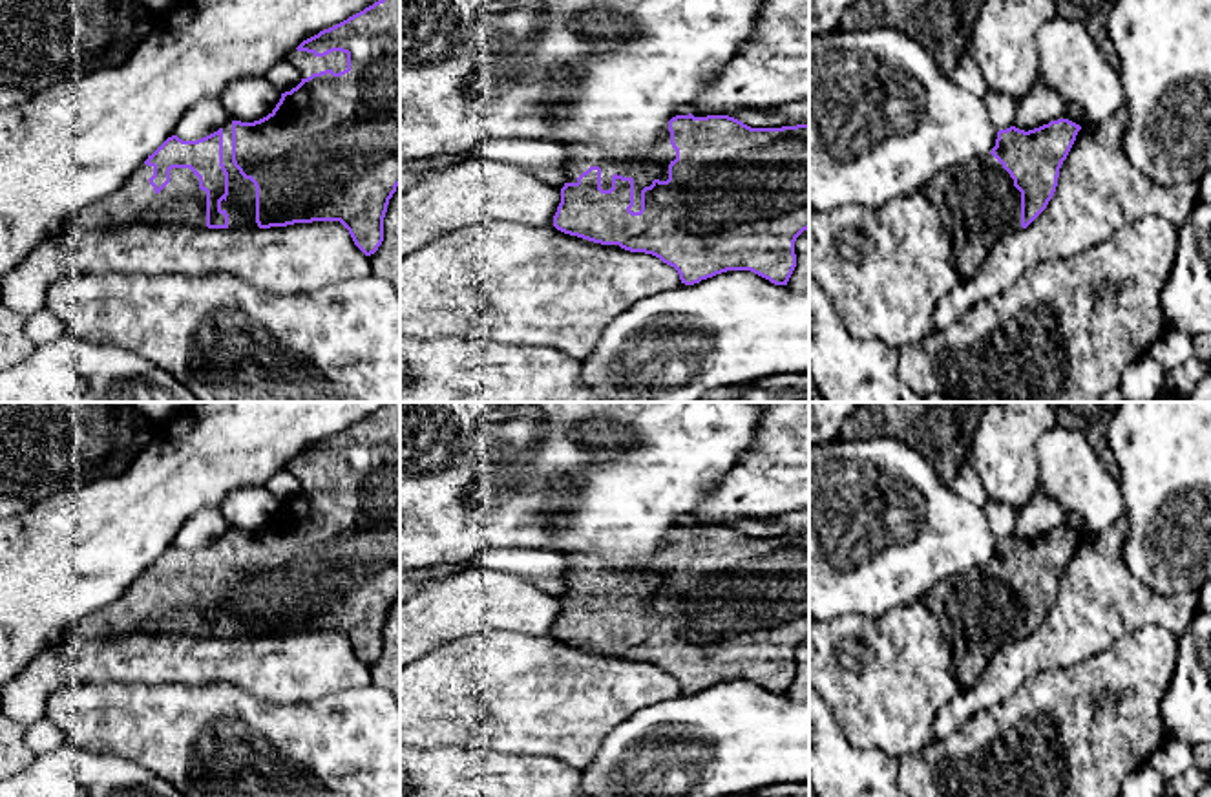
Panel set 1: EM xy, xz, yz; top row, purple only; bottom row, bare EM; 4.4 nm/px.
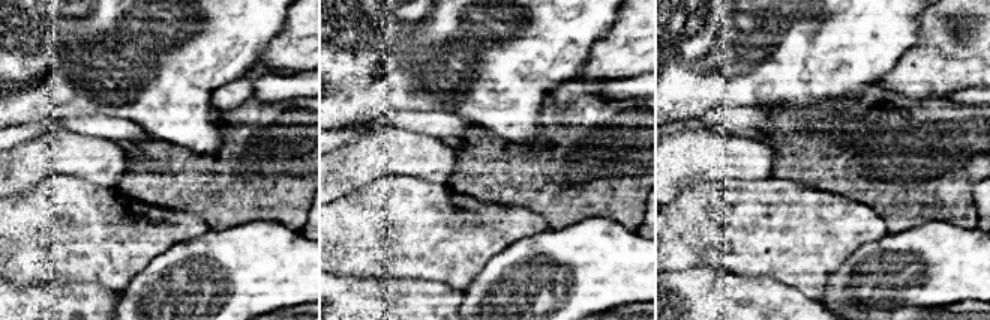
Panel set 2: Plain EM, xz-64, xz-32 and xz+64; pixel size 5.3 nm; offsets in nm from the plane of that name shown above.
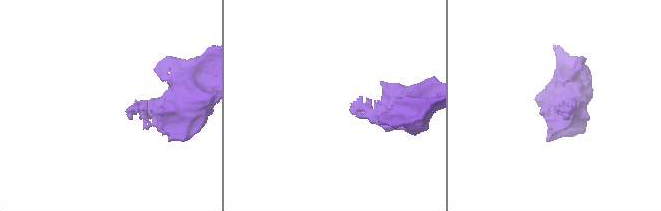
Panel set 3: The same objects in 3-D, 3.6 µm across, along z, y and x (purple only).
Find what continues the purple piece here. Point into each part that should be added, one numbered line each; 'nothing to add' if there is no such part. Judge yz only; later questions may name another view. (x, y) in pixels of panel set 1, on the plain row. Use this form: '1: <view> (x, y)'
1: yz (978, 613)

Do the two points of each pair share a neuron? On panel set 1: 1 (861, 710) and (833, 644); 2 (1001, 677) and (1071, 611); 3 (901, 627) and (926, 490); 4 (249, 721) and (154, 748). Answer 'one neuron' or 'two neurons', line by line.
1: one neuron
2: one neuron
3: two neurons
4: one neuron

